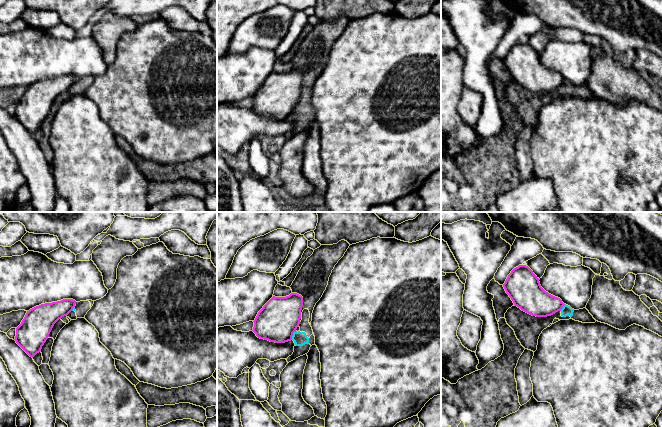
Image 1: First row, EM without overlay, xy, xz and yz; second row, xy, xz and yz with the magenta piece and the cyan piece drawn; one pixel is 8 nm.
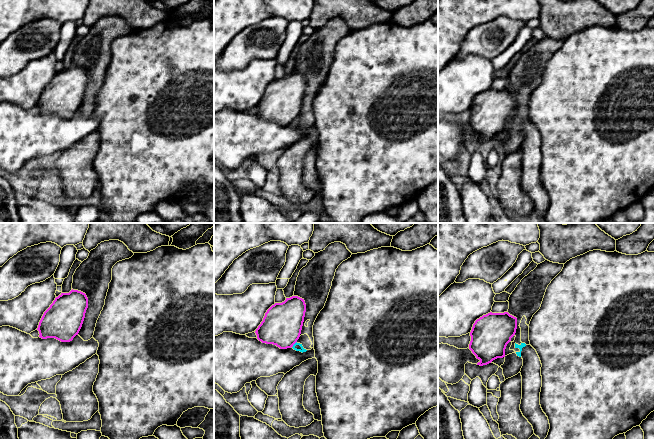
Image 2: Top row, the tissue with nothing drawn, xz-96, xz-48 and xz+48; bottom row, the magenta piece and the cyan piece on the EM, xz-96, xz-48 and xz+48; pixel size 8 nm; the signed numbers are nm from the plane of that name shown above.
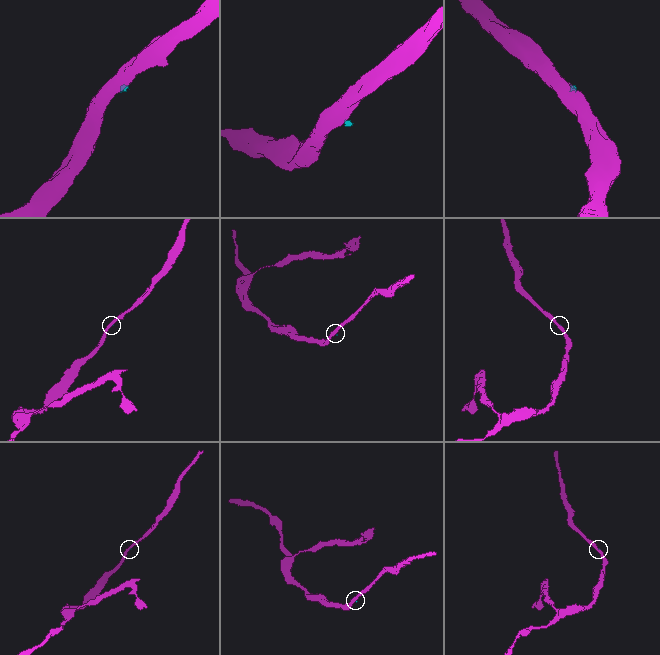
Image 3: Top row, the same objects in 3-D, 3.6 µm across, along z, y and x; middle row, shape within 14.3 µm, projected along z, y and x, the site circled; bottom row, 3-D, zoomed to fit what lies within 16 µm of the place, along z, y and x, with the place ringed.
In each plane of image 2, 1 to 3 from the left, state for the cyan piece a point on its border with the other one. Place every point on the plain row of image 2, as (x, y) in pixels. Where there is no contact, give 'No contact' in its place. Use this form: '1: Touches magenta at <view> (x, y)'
1: No contact
2: Touches magenta at xz-48 (294, 119)
3: No contact

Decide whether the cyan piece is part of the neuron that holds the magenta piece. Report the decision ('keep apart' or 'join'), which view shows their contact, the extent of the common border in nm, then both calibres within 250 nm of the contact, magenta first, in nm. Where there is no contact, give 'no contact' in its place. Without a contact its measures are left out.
keep apart; contact in xz; length 80 nm; calibres 320 and 110 nm

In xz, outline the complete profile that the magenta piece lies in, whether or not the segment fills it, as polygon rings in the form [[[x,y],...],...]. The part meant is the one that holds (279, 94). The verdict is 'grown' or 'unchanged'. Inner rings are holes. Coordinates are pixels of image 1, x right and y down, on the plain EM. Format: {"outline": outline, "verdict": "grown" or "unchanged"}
{"outline": [[[291,69],[286,73],[273,72],[258,88],[254,98],[253,108],[260,115],[275,119],[285,119],[292,116],[300,100],[303,73],[297,69]]], "verdict": "unchanged"}

